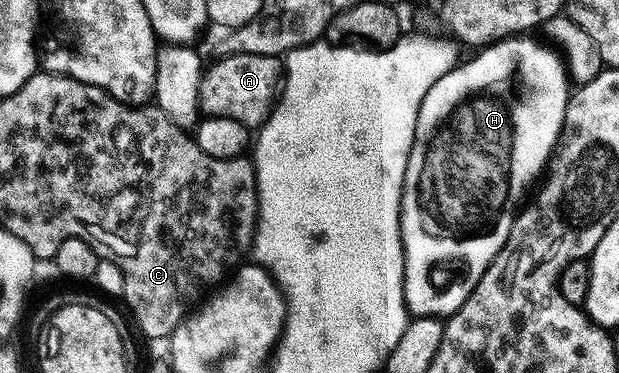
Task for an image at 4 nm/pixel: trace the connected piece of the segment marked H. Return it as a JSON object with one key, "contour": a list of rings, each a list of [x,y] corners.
{"contour":[[[507,38],[487,43],[481,50],[475,51],[478,53],[467,64],[459,63],[448,74],[444,74],[444,78],[440,78],[432,86],[432,90],[428,90],[428,94],[424,94],[424,102],[420,106],[420,114],[416,118],[416,134],[412,142],[412,150],[408,154],[408,170],[404,172],[402,205],[398,211],[402,245],[404,246],[404,262],[406,263],[404,298],[406,299],[406,311],[411,317],[449,318],[456,314],[456,310],[460,310],[460,306],[464,306],[464,302],[470,297],[472,290],[476,290],[480,278],[484,278],[484,270],[488,270],[488,266],[494,261],[496,254],[500,254],[514,225],[514,217],[519,211],[520,205],[527,199],[526,191],[530,187],[532,187],[531,189],[535,187],[536,181],[545,173],[550,163],[554,149],[558,147],[558,138],[562,135],[564,126],[564,114],[572,95],[572,81],[566,71],[563,57],[553,47],[545,48],[544,45],[537,44],[534,40],[526,39],[530,38]]]}

